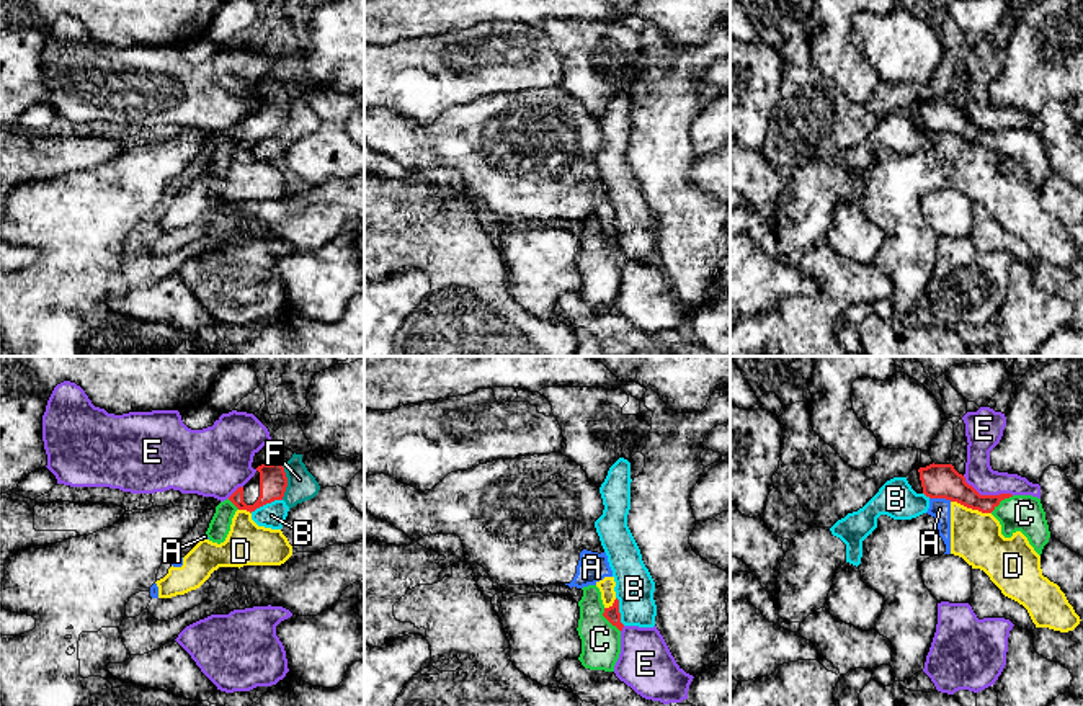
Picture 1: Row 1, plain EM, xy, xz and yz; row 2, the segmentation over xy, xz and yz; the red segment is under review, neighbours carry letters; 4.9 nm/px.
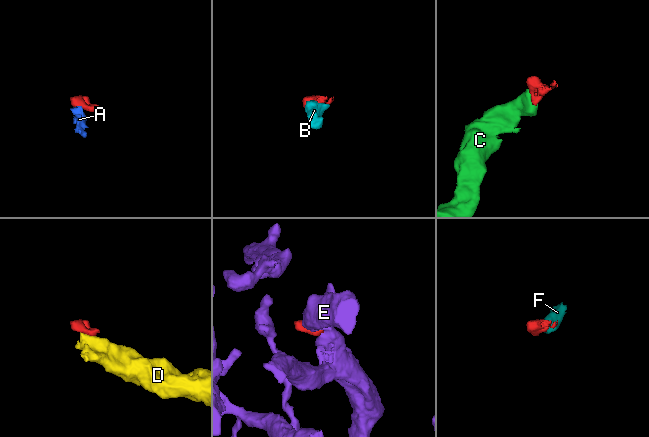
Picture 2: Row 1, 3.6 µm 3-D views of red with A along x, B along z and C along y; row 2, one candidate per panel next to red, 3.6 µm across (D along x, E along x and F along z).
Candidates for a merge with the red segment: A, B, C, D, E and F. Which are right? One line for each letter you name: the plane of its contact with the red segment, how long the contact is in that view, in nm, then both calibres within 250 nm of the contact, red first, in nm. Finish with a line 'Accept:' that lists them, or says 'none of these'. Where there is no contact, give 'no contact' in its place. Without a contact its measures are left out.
C: meets red in yz; contact 150 nm long; 140 nm thick on the red side, 180 nm on the other
Accept: C

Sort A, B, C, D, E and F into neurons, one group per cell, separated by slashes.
A D / B F / C / E

